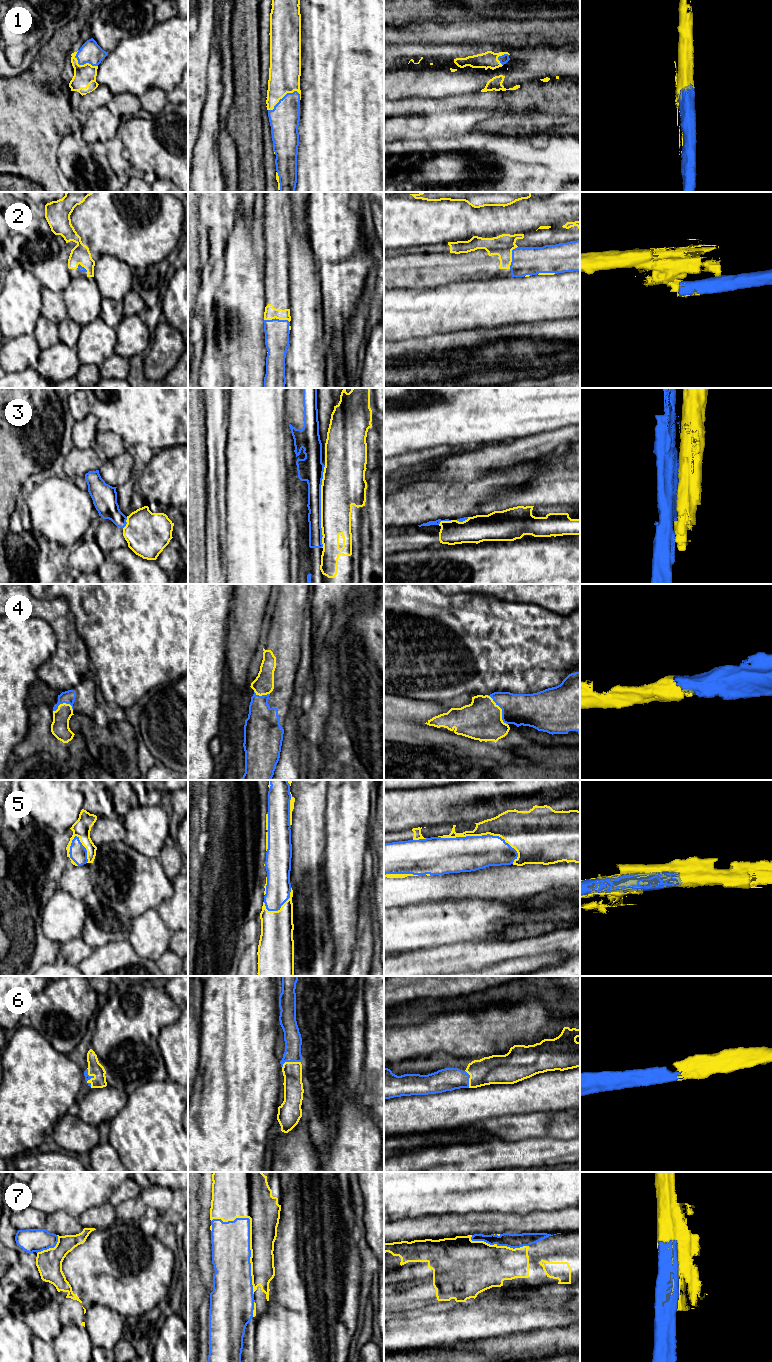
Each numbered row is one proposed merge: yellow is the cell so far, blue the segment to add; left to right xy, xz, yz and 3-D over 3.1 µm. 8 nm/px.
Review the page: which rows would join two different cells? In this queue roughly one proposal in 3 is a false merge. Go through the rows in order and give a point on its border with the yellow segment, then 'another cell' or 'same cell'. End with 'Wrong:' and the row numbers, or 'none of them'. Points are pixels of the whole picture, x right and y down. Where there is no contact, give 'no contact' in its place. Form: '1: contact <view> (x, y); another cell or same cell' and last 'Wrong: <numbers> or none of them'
1: contact xz (283, 96); same cell
2: contact xz (277, 318); another cell
3: contact xz (321, 506); another cell
4: contact yz (501, 710); same cell
5: contact yz (480, 835); same cell
6: contact xz (290, 1062); same cell
7: contact xz (250, 1239); same cell
Wrong: 2, 3

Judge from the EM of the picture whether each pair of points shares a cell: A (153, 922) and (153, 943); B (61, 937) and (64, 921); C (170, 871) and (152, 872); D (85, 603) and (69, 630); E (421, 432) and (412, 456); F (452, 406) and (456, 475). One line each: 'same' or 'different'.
A: same
B: same
C: different
D: different
E: different
F: different

